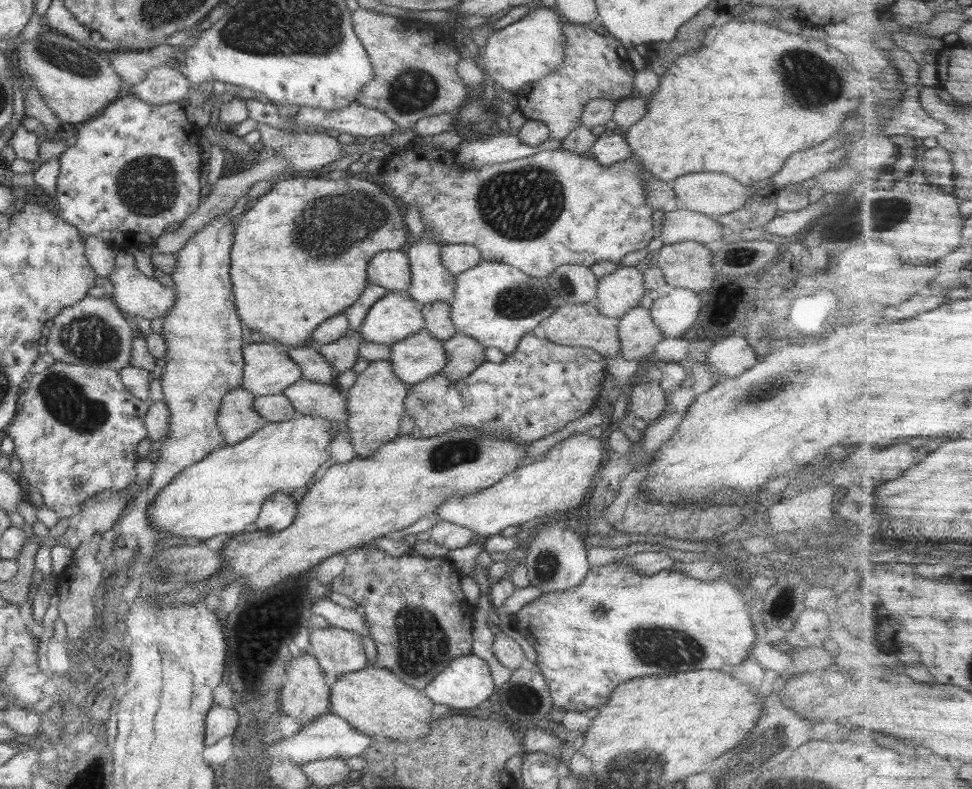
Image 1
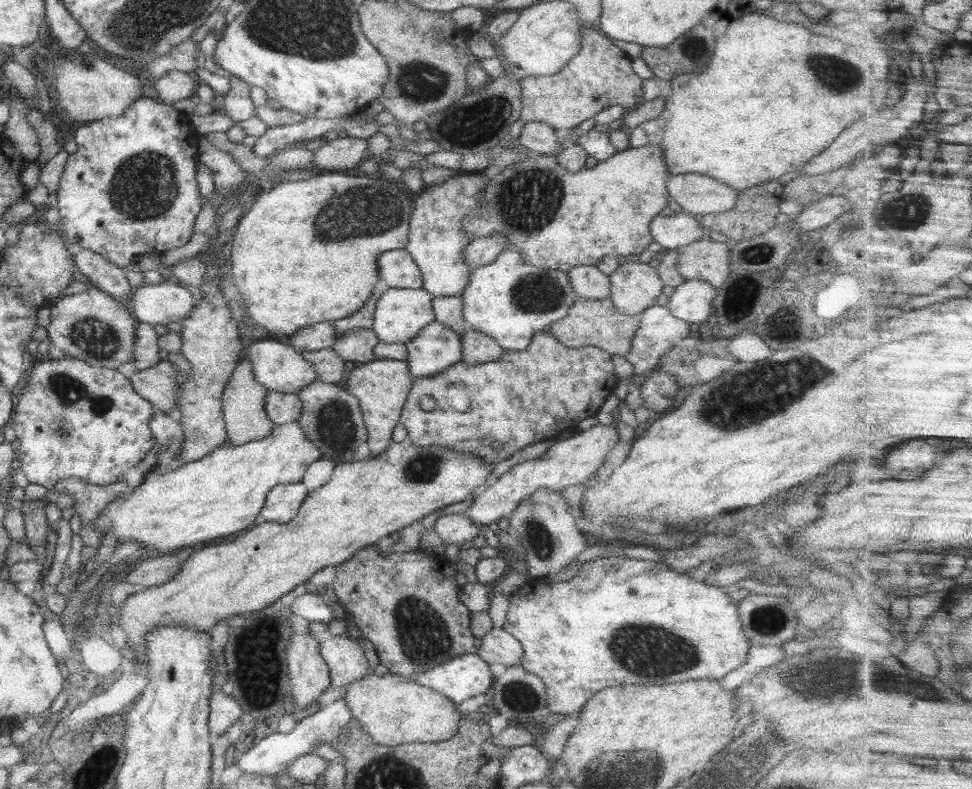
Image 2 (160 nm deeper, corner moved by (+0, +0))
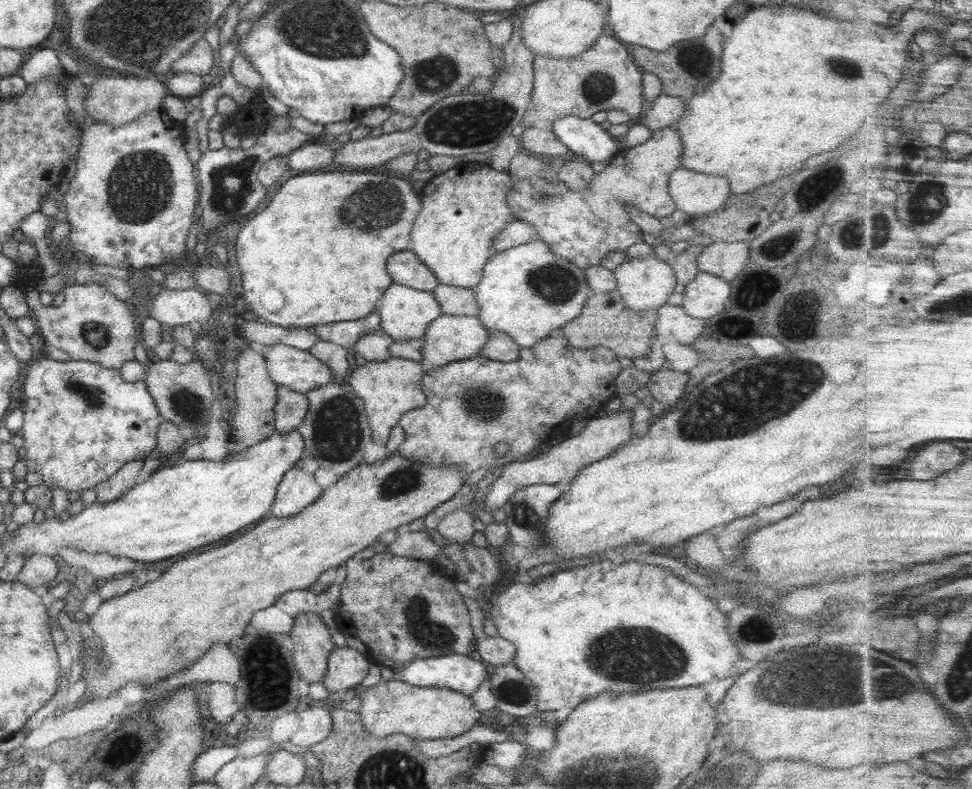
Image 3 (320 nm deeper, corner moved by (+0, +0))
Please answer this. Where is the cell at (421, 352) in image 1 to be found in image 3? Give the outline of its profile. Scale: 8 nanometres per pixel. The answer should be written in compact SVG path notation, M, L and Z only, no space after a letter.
M446 316L432 320L427 326L424 345L420 349L424 371L451 363L452 361L465 360L476 357L488 343L489 329L480 324L478 317L474 316Z

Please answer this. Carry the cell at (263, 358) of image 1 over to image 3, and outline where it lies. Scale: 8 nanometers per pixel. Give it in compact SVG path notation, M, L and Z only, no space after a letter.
M276 344L262 350L270 378L282 387L306 393L334 382L333 372L309 351Z

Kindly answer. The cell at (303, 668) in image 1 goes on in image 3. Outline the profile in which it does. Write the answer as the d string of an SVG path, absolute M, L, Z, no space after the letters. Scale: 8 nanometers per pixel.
M301 612L289 635L293 642L293 661L300 676L310 684L322 682L330 653L335 647L329 631L318 613Z

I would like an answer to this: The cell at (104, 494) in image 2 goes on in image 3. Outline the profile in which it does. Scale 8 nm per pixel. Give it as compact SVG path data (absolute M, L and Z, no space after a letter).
M143 459L131 460L124 463L112 476L96 484L94 489L96 489L97 501L109 503L126 494L128 489L136 485L136 478L143 464Z

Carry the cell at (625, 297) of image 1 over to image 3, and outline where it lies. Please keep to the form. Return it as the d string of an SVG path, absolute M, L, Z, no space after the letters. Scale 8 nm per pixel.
M655 253L645 255L643 258L626 258L614 269L613 274L617 282L617 292L622 297L624 306L634 312L660 309L667 304L677 284L671 263L659 259Z

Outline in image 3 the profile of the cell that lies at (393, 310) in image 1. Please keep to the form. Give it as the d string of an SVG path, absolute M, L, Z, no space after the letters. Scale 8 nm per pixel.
M392 284L378 303L381 318L381 330L387 332L394 343L410 341L411 339L424 340L427 326L432 320L442 315L438 302L431 292L409 288L400 284Z

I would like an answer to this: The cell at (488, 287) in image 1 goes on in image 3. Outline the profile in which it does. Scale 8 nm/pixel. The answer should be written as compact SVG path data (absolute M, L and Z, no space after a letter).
M536 239L502 252L494 252L486 261L482 280L476 286L478 320L489 330L505 332L516 345L531 348L550 335L559 334L561 327L575 320L592 294L584 271L575 264L561 259L543 240Z

